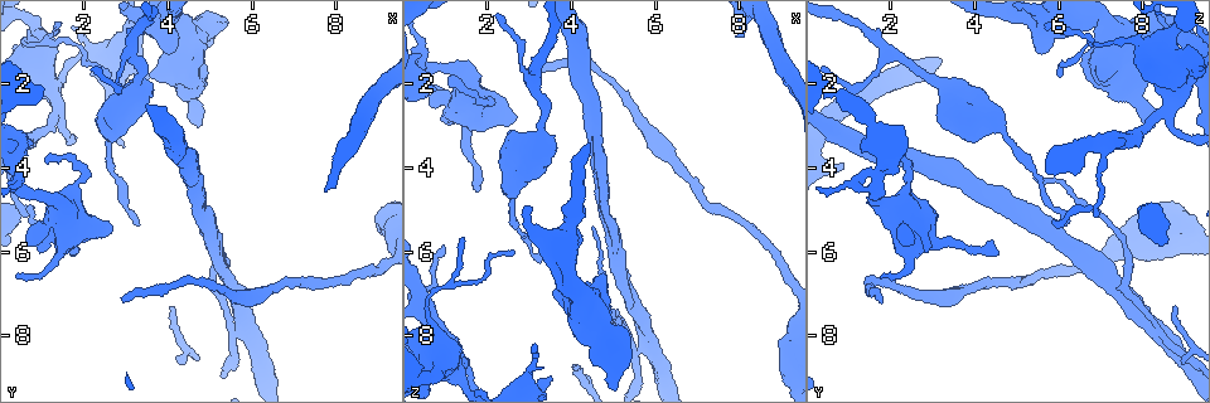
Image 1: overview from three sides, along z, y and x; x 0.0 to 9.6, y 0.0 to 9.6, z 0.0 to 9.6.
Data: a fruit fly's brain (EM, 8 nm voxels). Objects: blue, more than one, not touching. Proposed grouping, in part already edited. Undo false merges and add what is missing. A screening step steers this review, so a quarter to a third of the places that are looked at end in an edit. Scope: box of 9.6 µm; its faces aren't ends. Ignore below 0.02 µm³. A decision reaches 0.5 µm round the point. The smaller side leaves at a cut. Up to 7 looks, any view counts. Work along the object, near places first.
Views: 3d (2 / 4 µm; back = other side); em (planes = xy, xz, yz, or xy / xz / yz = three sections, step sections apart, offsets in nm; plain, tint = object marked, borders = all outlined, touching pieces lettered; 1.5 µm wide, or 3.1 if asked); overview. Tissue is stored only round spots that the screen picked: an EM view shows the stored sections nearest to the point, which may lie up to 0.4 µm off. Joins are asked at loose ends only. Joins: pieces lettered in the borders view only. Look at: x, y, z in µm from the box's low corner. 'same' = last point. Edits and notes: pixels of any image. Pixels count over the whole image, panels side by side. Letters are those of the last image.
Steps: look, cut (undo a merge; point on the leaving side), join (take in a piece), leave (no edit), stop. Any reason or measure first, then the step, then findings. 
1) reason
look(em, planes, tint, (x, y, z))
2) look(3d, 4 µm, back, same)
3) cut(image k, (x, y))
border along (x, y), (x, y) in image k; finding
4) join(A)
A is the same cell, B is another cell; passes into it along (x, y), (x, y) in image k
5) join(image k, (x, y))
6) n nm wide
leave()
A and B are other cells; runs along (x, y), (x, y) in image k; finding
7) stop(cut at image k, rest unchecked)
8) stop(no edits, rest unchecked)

an open end
look(3d, 2 µm, (3.00, 7.20, 1.80))

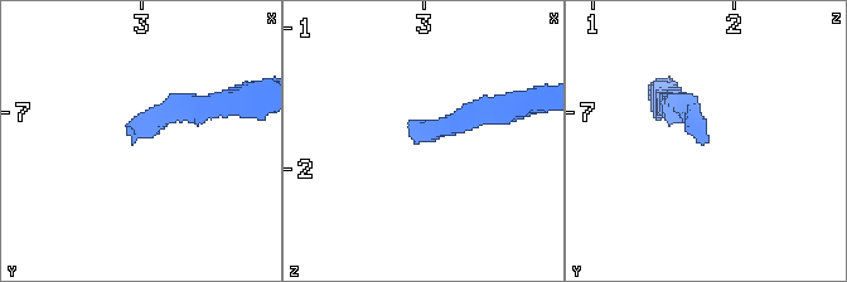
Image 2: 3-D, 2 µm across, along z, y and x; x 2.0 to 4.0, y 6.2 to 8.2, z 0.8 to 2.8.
look(em, xz, step 4, borders, (2.96, 7.22, 1.82))

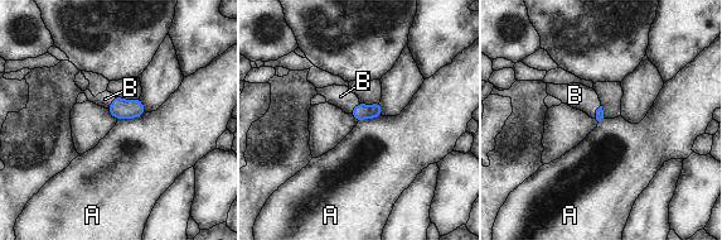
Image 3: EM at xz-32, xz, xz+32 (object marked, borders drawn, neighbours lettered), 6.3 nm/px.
look(em, yz, step 8, borders, same)

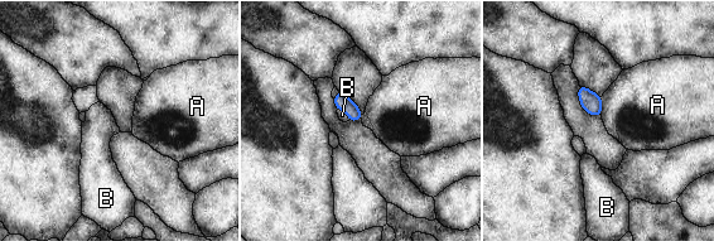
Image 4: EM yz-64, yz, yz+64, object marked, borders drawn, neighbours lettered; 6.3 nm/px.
join(B)
B is the same cell, A is another cell; passes into it along (342, 102), (345, 111), (342, 115) in image 4; the neuron continues

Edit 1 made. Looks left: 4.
see it whole again
look(overview)

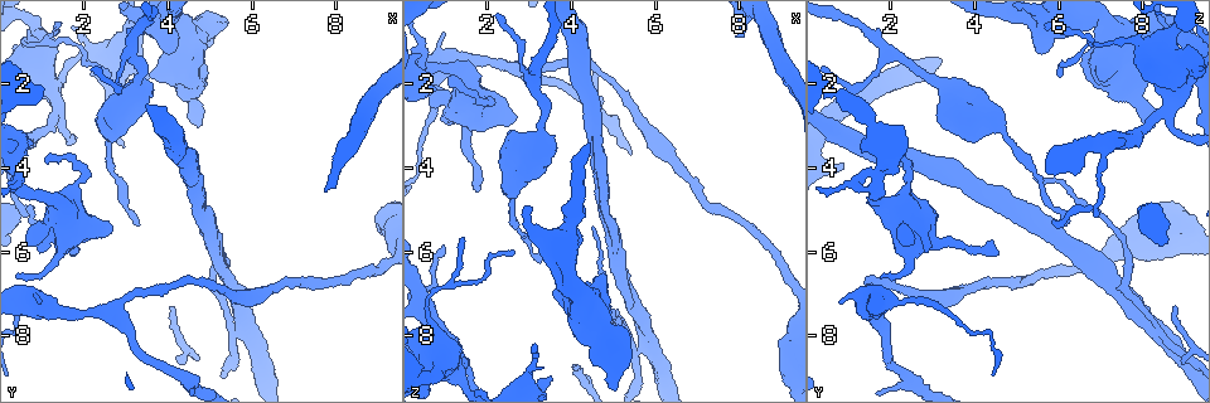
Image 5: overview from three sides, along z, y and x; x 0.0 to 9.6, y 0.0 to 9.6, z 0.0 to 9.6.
free end
look(em, planes, borders, (3.35, 5.35, 6.15))

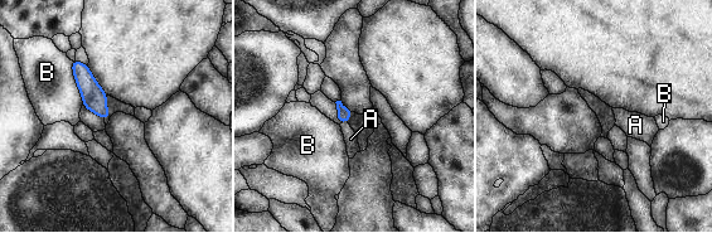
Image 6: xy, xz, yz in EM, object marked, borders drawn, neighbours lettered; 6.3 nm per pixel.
B touches over 300 nm
join(A)
A is the same cell, B is another cell; passes into it along (343, 112), (344, 121), (350, 139) in image 6; it goes on there

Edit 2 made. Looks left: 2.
stop(join at image 4, join at image 6, rest unchecked)

